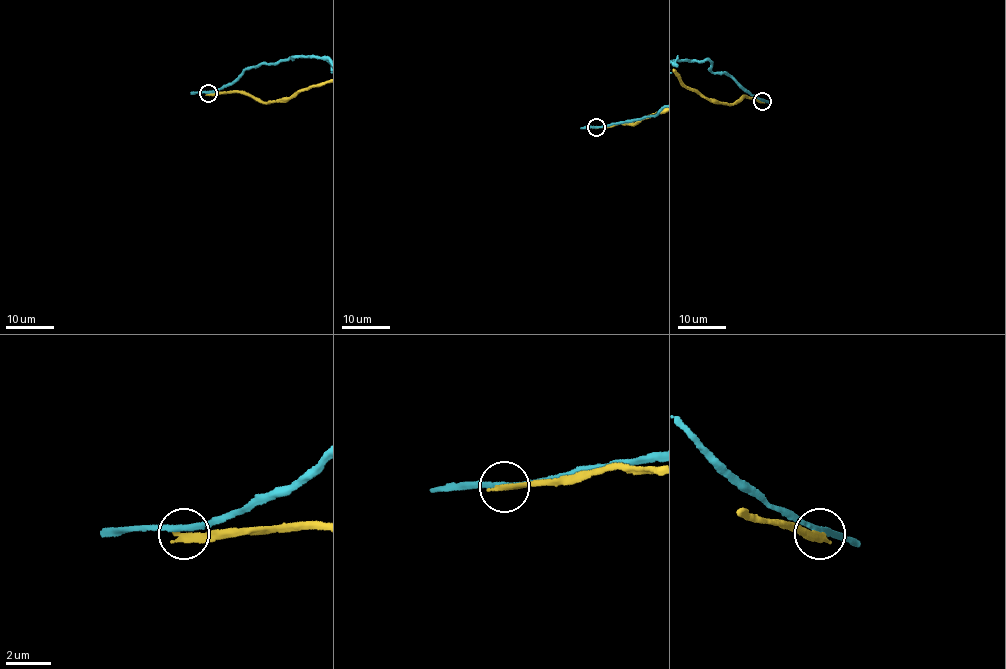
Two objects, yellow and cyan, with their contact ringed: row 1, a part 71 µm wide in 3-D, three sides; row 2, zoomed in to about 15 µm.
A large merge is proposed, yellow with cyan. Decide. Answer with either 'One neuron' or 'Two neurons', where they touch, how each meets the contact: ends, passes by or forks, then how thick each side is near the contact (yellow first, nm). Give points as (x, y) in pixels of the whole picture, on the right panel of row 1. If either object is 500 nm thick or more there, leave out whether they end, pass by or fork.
Two neurons. Place: (762, 101). At the ring yellow ends. At the ring cyan passes by. Thickness 300 nm (yellow) against 220 nm

